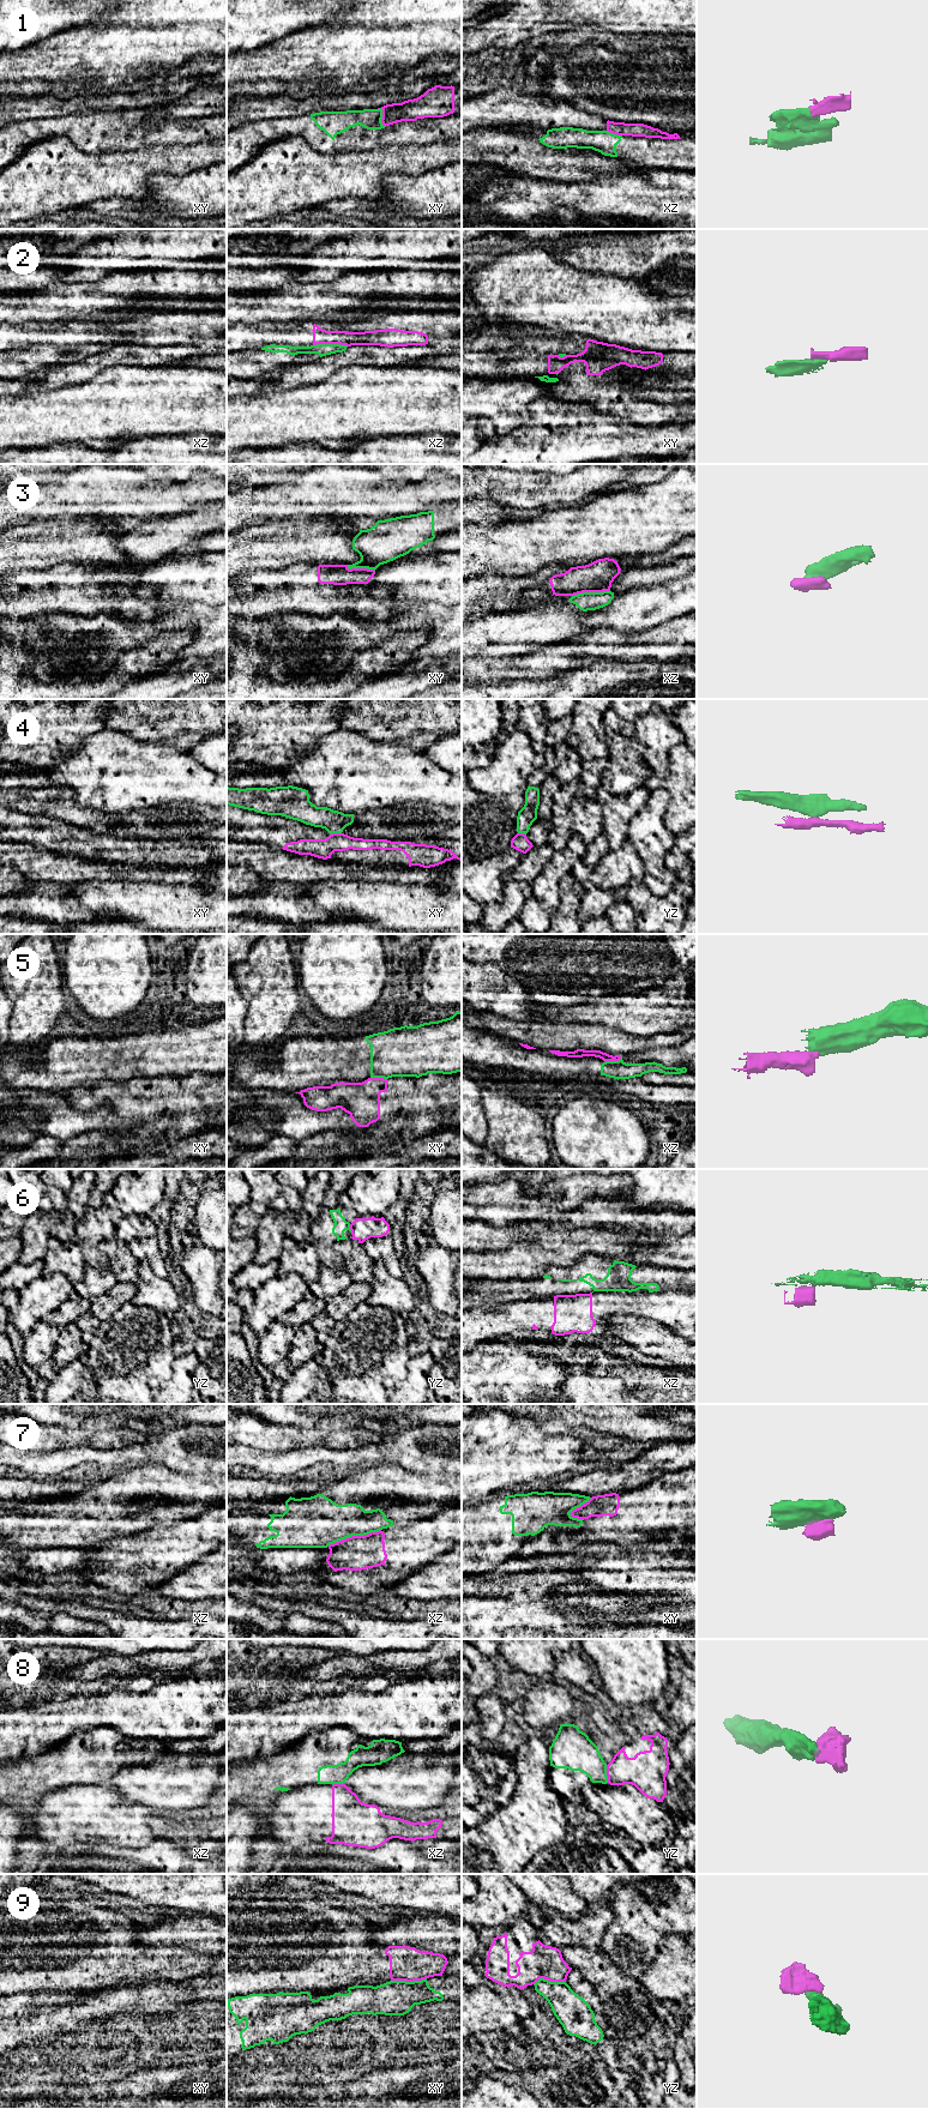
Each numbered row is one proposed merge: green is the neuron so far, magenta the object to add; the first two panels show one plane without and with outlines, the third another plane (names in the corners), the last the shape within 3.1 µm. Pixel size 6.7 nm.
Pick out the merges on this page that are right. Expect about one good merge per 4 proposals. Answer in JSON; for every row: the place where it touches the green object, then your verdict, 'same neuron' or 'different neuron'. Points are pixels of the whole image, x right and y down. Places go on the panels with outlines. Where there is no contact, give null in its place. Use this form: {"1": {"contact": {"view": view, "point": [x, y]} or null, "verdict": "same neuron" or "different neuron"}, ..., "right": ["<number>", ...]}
{"1": {"contact": {"view": "xy", "point": [381, 116]}, "verdict": "different neuron"}, "2": {"contact": {"view": "xz", "point": [330, 344]}, "verdict": "different neuron"}, "3": {"contact": {"view": "xz", "point": [590, 592]}, "verdict": "different neuron"}, "4": {"contact": {"view": "xy", "point": [335, 832]}, "verdict": "different neuron"}, "5": {"contact": {"view": "xz", "point": [613, 1061]}, "verdict": "different neuron"}, "6": {"contact": {"view": "yz", "point": [349, 1228]}, "verdict": "different neuron"}, "7": {"contact": {"view": "xz", "point": [354, 1535]}, "verdict": "different neuron"}, "8": {"contact": {"view": "yz", "point": [606, 1773]}, "verdict": "different neuron"}, "9": {"contact": {"view": "xy", "point": [408, 1982]}, "verdict": "different neuron"}, "right": []}

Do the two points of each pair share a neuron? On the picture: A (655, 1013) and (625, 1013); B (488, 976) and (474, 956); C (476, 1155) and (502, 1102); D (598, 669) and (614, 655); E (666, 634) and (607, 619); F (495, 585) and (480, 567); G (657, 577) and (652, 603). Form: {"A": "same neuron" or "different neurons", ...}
{"A": "same neuron", "B": "different neurons", "C": "different neurons", "D": "different neurons", "E": "different neurons", "F": "different neurons", "G": "different neurons"}

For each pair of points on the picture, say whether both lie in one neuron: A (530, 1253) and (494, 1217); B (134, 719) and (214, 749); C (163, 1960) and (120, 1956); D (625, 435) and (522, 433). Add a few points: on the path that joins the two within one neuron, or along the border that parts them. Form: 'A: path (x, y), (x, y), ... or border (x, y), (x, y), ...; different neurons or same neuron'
A: border (482, 1221), (495, 1227), (506, 1228); different neurons
B: border (214, 733), (208, 736); different neurons
C: path (152, 1960), (131, 1960); same neuron
D: path (600, 439), (547, 439); same neuron

